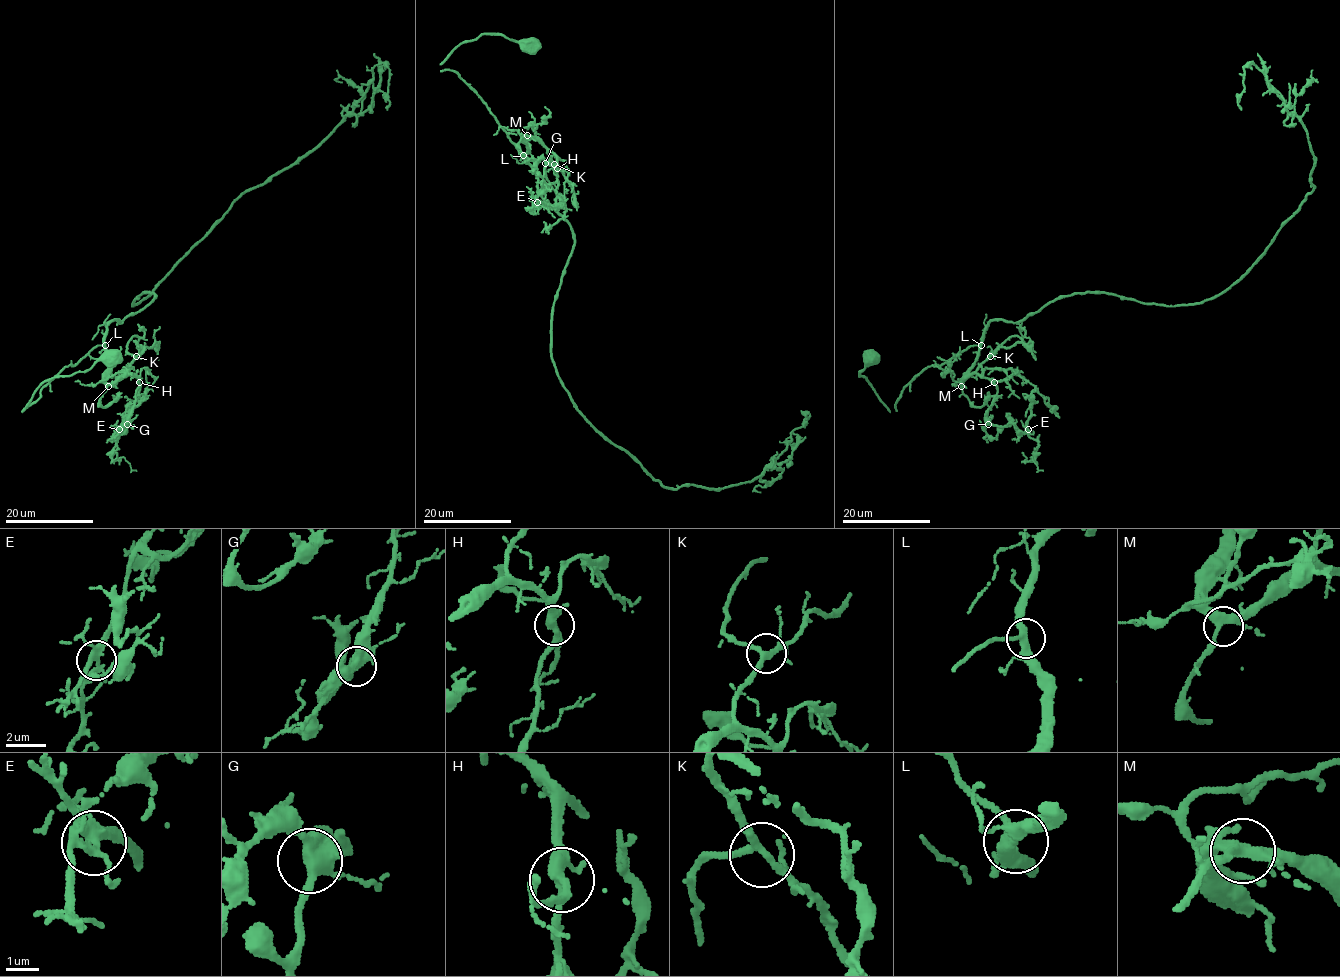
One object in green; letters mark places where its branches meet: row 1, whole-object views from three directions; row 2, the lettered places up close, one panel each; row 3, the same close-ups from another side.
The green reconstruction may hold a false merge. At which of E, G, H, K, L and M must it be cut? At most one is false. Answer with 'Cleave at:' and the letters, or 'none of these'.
Cleave at: E

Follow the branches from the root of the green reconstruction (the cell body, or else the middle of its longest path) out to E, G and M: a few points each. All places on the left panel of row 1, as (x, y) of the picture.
E: (111, 355), (46, 379), (23, 410), (63, 368), (103, 345), (106, 382), (138, 378), (119, 430)
G: (111, 355), (46, 379), (23, 410), (63, 368), (103, 345), (106, 382), (138, 378), (127, 424)
M: (111, 355), (85, 371), (46, 379), (23, 410), (63, 368), (98, 345), (108, 356), (108, 386)

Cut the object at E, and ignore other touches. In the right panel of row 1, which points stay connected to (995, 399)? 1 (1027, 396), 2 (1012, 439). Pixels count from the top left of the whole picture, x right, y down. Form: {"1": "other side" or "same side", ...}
{"1": "other side", "2": "other side"}

